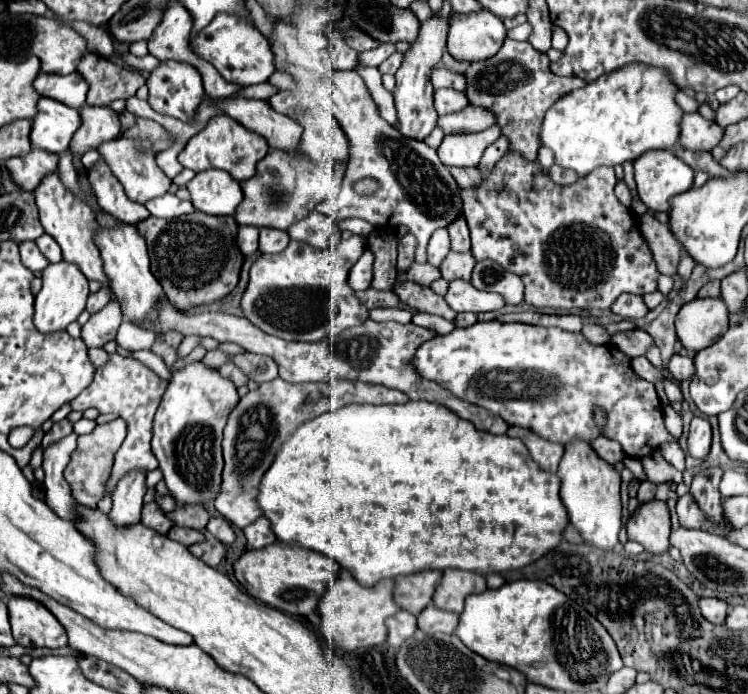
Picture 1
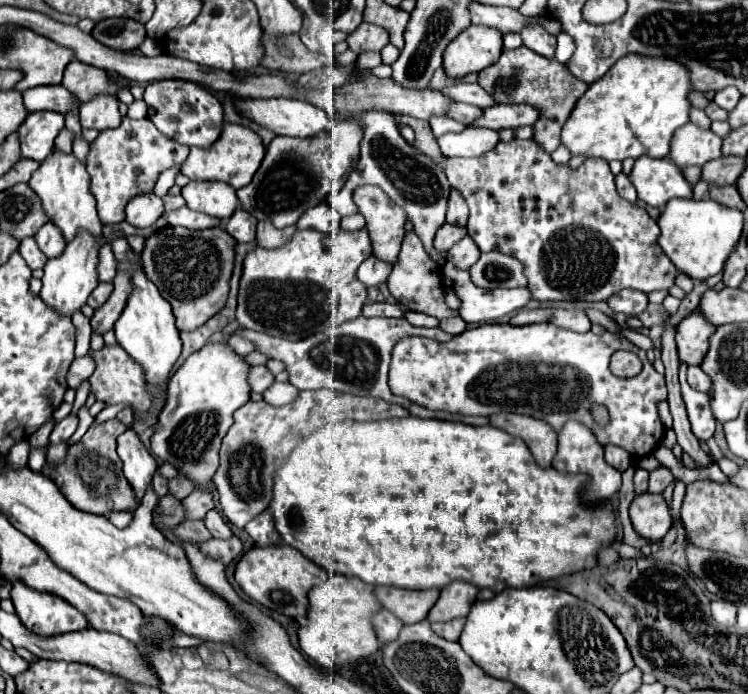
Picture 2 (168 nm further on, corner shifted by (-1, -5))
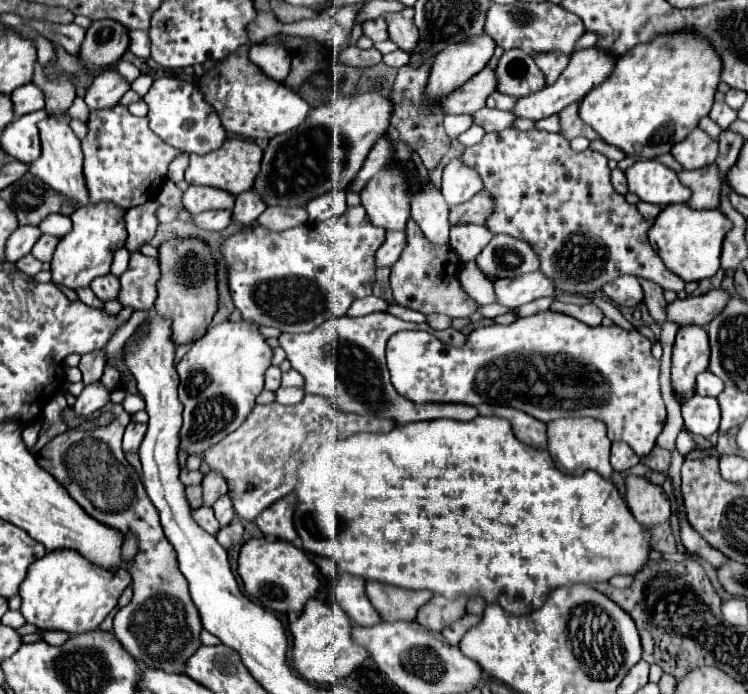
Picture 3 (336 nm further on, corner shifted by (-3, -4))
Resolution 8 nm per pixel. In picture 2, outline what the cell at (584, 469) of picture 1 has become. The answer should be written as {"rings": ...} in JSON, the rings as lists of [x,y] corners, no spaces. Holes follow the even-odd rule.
{"rings":[[[575,420],[565,422],[565,426],[559,430],[559,446],[553,460],[553,468],[559,472],[571,472],[571,474],[583,472],[591,476],[591,480],[585,484],[585,490],[583,490],[583,500],[589,506],[595,506],[597,502],[613,498],[613,494],[617,494],[621,486],[621,472],[605,462],[603,446],[595,440],[595,434],[585,424],[577,424]]]}

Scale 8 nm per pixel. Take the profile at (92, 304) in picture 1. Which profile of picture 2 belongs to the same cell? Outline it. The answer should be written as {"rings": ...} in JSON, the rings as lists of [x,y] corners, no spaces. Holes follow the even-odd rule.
{"rings":[[[101,282],[101,284],[91,292],[87,304],[97,310],[99,306],[105,304],[105,300],[111,296],[111,292],[113,292],[113,284],[111,284],[111,282]]]}

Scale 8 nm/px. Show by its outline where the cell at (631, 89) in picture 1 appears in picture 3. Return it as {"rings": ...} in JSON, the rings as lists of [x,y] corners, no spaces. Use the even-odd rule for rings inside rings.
{"rings":[[[673,35],[673,39],[653,39],[653,43],[637,45],[637,47],[633,47],[633,51],[627,51],[625,55],[621,55],[621,59],[617,59],[613,73],[599,87],[591,89],[579,103],[579,117],[583,119],[583,123],[593,127],[605,143],[621,149],[625,155],[635,155],[637,159],[655,159],[663,153],[669,153],[671,147],[675,143],[679,143],[681,139],[685,139],[687,133],[697,127],[697,121],[711,111],[713,95],[715,95],[717,83],[719,83],[719,73],[721,73],[721,63],[717,63],[717,55],[713,55],[713,51],[709,51],[709,47],[705,47],[705,43],[701,43],[701,39],[693,39],[693,35]]]}

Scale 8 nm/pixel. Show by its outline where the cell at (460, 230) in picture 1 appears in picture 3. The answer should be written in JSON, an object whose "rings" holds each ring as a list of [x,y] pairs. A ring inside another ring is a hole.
{"rings":[[[453,159],[443,169],[441,193],[443,193],[445,203],[449,207],[465,203],[467,199],[471,199],[481,189],[483,187],[481,187],[481,179],[477,179],[477,173],[469,171],[469,167],[461,167],[461,163],[457,163],[457,159]]]}

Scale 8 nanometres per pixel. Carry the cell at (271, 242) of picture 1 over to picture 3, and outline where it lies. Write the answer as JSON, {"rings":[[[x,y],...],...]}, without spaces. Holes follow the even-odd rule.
{"rings":[[[267,207],[257,219],[269,231],[285,231],[289,227],[299,227],[307,223],[307,211],[303,207],[293,207],[293,211],[281,211],[281,207]]]}

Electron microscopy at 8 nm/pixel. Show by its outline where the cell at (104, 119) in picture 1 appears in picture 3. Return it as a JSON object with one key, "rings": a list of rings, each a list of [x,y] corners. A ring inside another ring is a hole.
{"rings":[[[105,71],[87,89],[85,103],[89,111],[113,109],[125,91],[129,91],[129,83],[125,83],[117,71]]]}

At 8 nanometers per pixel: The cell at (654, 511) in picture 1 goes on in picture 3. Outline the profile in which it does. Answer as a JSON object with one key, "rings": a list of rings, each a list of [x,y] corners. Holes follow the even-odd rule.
{"rings":[[[627,477],[627,505],[633,517],[645,527],[657,527],[671,519],[671,503],[663,487],[643,477]]]}

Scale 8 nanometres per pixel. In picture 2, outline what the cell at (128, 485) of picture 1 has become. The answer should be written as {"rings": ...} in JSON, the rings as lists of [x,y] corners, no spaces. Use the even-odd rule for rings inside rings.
{"rings":[[[127,428],[119,438],[117,438],[117,454],[123,462],[123,472],[129,484],[133,486],[137,498],[141,500],[145,494],[147,484],[151,482],[155,470],[157,470],[157,460],[151,456],[151,452],[143,446],[139,436],[135,434],[133,428]]]}

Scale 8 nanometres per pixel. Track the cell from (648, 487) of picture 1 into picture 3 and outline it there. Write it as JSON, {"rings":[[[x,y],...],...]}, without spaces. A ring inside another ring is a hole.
{"rings":[[[655,447],[647,457],[645,457],[645,465],[661,475],[667,475],[669,465],[671,465],[671,451]]]}

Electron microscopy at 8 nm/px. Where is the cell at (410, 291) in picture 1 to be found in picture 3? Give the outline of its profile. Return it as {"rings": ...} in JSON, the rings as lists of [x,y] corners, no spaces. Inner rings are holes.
{"rings":[[[409,219],[405,233],[407,233],[407,245],[399,261],[391,267],[393,299],[399,305],[411,307],[425,315],[429,313],[443,313],[449,317],[473,315],[477,311],[477,303],[465,295],[455,277],[455,271],[459,271],[461,261],[457,259],[457,255],[453,255],[453,249],[429,243],[413,219]],[[449,275],[453,275],[453,279],[449,279]]]}

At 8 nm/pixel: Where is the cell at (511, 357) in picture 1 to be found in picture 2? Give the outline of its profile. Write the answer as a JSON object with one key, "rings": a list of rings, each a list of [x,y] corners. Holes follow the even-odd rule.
{"rings":[[[545,322],[527,326],[483,324],[465,330],[449,342],[407,336],[391,352],[389,388],[395,396],[403,396],[429,410],[477,416],[517,412],[545,420],[555,432],[569,418],[579,420],[603,446],[621,446],[633,458],[649,456],[665,434],[657,414],[657,404],[667,400],[665,378],[653,368],[641,348],[613,332],[603,336],[591,330],[579,334]],[[615,350],[635,352],[643,362],[641,374],[633,378],[613,376],[609,358]],[[593,404],[607,408],[607,426],[597,426],[591,414]]]}

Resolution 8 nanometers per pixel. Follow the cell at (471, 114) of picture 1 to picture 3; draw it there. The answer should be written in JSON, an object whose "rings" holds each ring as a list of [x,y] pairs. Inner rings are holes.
{"rings":[[[593,47],[577,51],[577,53],[571,55],[571,61],[569,61],[567,69],[559,75],[559,79],[553,85],[541,89],[537,95],[517,99],[515,109],[511,113],[515,117],[523,117],[523,119],[531,119],[531,121],[539,121],[539,119],[545,119],[549,115],[555,115],[563,107],[567,107],[569,103],[581,101],[585,93],[589,93],[591,89],[601,85],[609,77],[609,73],[613,71],[613,65],[615,65],[615,59],[605,59],[605,55],[597,55],[597,51],[593,51]]]}

